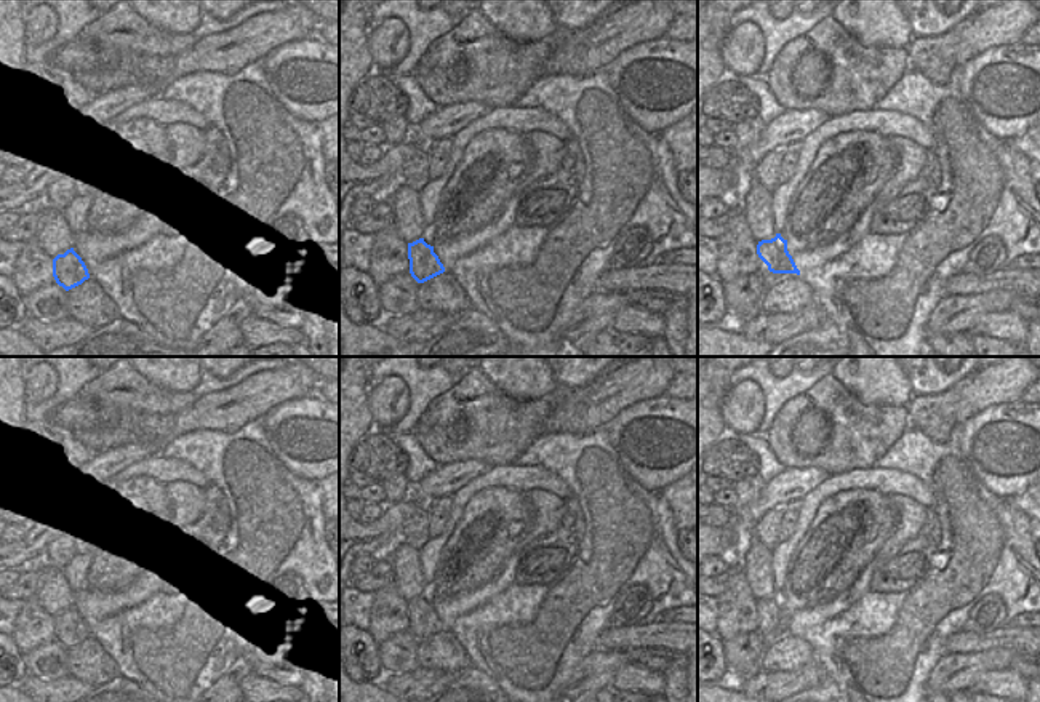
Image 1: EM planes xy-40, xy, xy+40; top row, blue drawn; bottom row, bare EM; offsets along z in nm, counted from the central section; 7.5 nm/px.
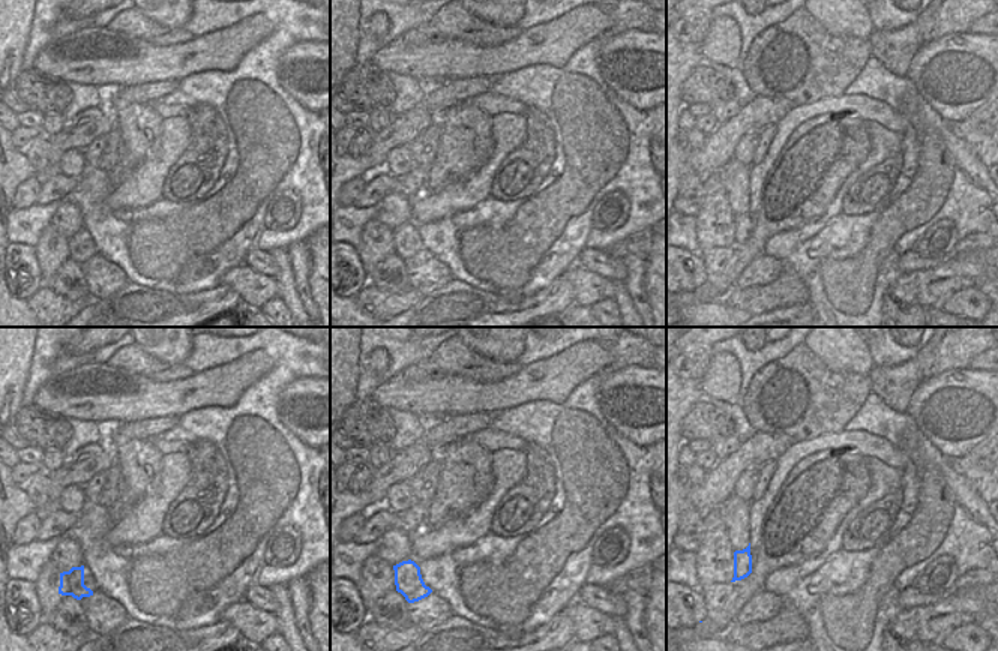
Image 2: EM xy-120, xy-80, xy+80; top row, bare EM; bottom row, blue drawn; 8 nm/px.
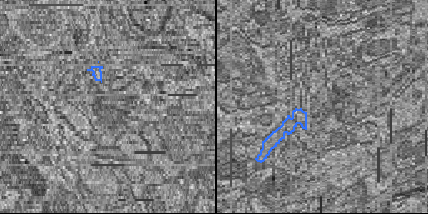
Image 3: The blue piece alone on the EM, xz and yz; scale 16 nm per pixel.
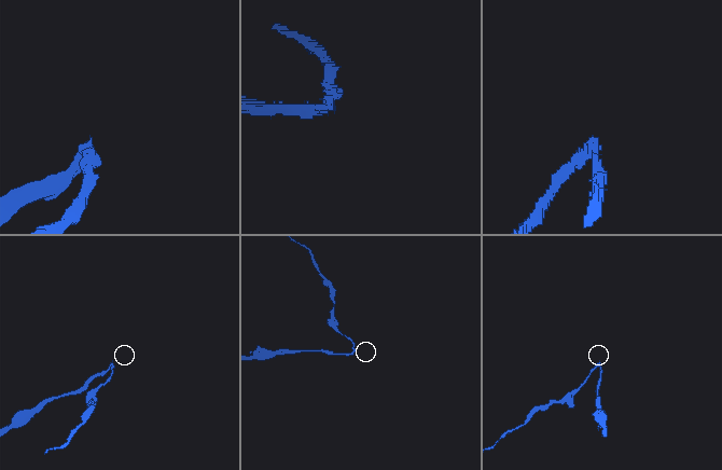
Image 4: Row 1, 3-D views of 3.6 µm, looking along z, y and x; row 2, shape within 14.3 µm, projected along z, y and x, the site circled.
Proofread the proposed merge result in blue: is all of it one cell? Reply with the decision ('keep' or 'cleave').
cleave

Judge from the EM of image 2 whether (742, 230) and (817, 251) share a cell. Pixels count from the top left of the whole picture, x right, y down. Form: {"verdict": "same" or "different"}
{"verdict": "different"}

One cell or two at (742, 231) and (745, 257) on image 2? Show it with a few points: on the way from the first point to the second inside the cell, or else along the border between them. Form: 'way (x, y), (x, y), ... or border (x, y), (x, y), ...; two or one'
border (734, 246), (752, 237), (760, 248); two

